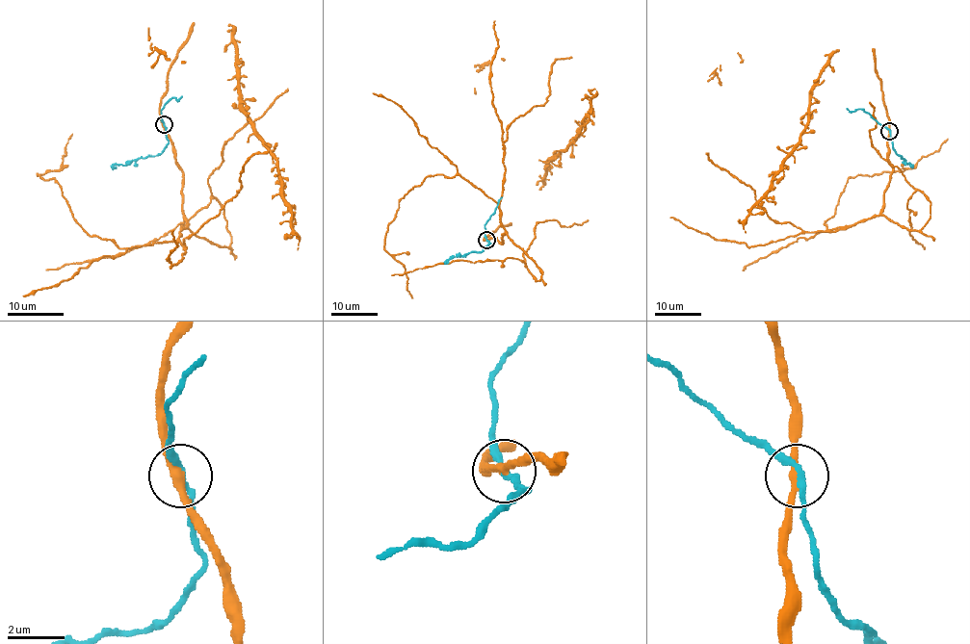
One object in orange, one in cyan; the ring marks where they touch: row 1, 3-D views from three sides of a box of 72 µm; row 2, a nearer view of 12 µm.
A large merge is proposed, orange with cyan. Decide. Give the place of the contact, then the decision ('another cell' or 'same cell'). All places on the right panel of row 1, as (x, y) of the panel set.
(889, 131) | another cell

